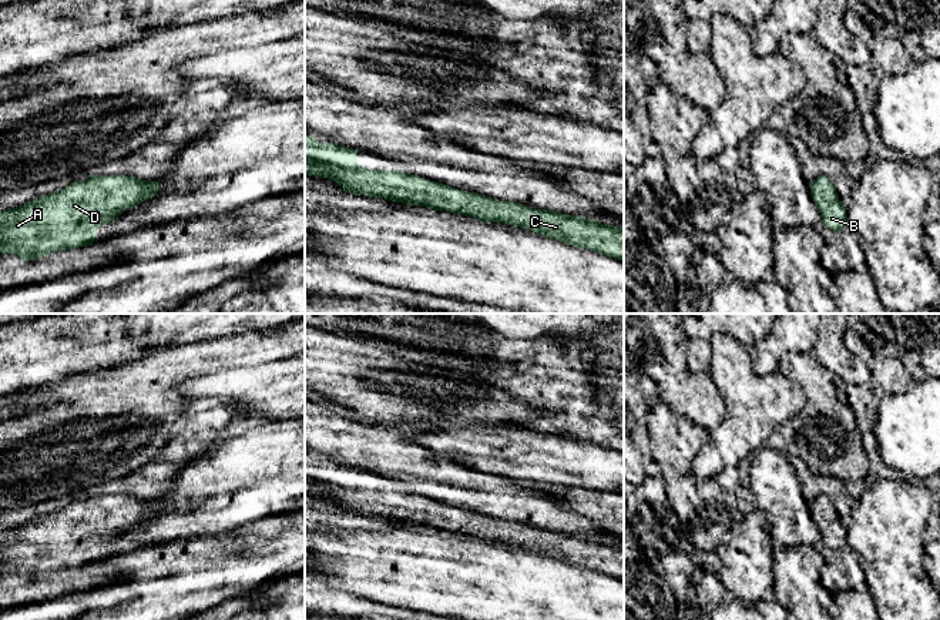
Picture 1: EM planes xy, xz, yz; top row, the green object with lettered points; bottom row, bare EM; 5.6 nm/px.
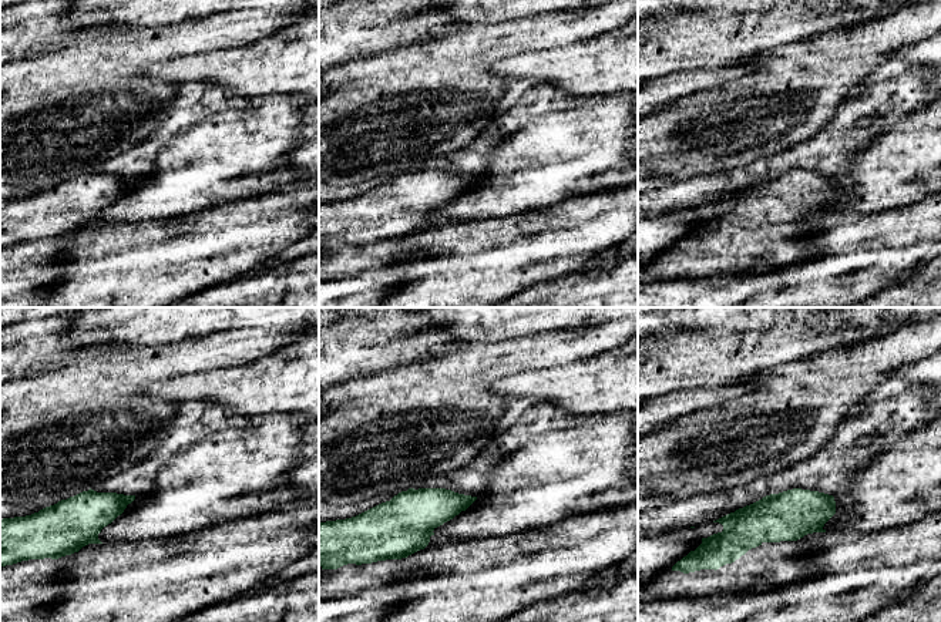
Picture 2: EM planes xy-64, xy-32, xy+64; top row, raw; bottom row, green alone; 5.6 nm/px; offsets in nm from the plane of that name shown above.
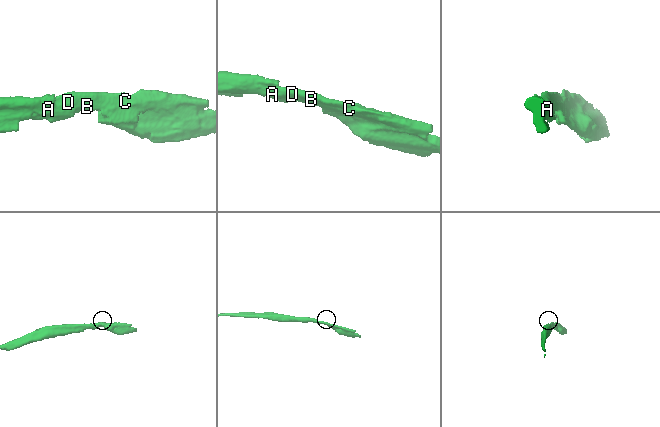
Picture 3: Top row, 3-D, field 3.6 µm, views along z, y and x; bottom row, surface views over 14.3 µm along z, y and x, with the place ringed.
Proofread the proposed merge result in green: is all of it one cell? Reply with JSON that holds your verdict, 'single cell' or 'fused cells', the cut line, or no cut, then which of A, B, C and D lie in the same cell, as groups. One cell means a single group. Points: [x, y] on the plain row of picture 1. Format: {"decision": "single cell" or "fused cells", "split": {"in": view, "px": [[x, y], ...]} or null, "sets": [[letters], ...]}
{"decision": "single cell", "split": null, "sets": [["A", "B", "C", "D"]]}

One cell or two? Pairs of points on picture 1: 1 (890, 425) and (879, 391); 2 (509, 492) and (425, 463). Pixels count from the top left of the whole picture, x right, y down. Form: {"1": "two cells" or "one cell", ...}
{"1": "two cells", "2": "one cell"}

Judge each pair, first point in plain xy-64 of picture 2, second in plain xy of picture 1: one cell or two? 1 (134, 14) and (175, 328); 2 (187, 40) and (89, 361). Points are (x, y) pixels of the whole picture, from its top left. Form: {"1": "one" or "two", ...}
{"1": "one", "2": "two"}

